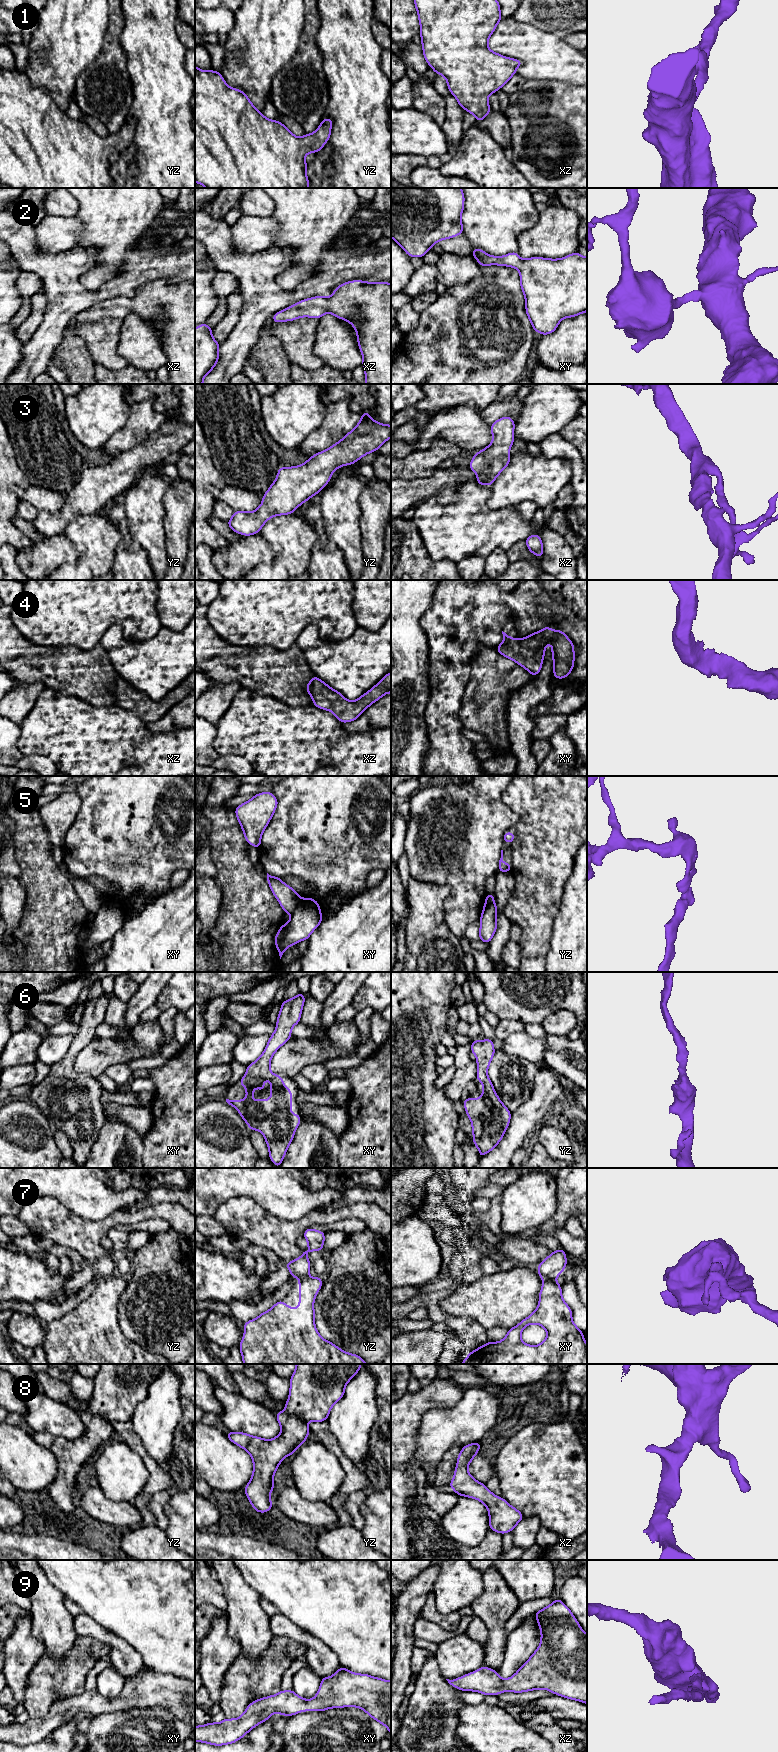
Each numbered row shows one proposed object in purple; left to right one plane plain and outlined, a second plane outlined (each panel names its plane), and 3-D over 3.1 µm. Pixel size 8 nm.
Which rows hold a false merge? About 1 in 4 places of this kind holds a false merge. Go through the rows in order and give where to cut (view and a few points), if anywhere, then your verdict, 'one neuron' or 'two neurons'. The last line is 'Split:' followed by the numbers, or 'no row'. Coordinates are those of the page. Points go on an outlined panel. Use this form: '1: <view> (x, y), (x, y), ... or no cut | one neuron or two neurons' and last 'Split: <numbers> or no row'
1: no cut | one neuron
2: no cut | one neuron
3: no cut | one neuron
4: no cut | one neuron
5: xy (300, 898), (297, 906), (290, 913) | two neurons
6: no cut | one neuron
7: xy (554, 1276), (543, 1279) | two neurons
8: no cut | one neuron
9: no cut | one neuron
Split: 5, 7

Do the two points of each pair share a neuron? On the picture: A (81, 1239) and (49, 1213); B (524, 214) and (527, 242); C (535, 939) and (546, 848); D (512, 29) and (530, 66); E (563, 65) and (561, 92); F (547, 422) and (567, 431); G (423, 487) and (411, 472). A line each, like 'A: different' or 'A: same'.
A: same
B: different
C: same
D: same
E: different
F: different
G: different

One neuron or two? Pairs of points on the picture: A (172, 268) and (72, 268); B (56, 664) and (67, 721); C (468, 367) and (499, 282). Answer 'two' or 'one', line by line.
A: one
B: two
C: one

